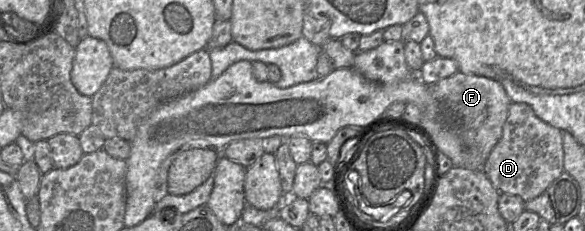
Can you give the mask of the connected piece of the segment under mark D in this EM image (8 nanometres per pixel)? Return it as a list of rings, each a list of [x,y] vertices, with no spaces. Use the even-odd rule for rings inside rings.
[[[512,102],[502,136],[488,156],[483,172],[499,193],[519,196],[524,202],[538,197],[564,172],[561,131],[542,121],[528,105]]]

